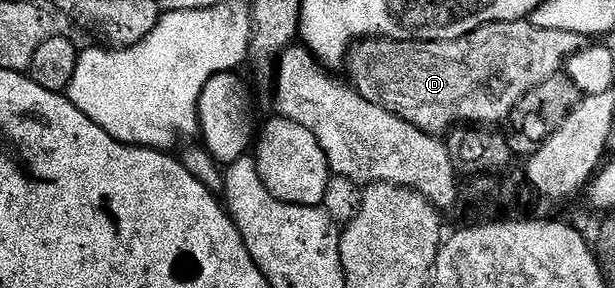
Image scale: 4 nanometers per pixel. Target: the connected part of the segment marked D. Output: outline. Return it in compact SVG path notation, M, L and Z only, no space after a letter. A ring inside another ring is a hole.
M530 19L486 24L483 28L473 30L456 40L384 40L382 38L372 38L354 45L349 56L349 68L351 64L351 77L349 77L349 80L355 91L361 94L361 98L365 98L374 104L380 104L385 110L397 114L405 122L417 126L422 132L428 132L431 136L442 137L450 132L452 128L457 128L461 124L502 125L510 117L511 111L517 106L517 102L521 98L525 98L525 94L529 94L529 90L541 86L541 82L545 82L549 78L560 75L564 71L568 57L578 54L584 47L584 37L565 30L545 30L541 26L533 26Z

